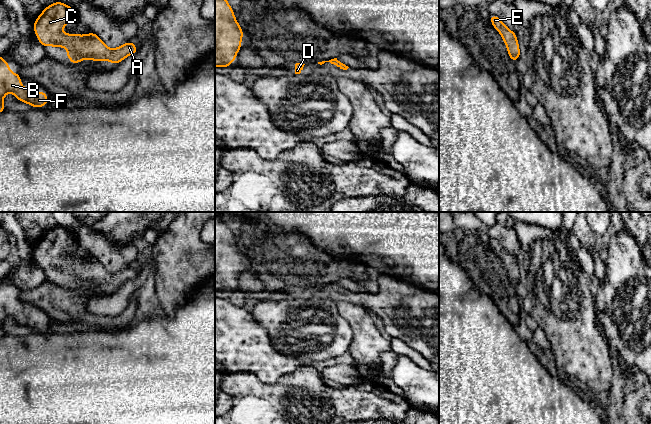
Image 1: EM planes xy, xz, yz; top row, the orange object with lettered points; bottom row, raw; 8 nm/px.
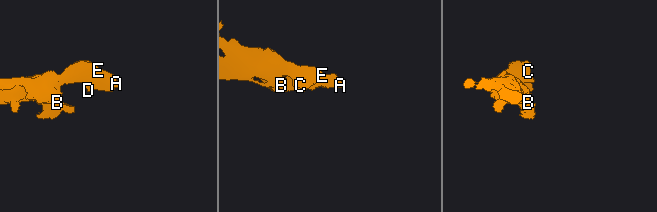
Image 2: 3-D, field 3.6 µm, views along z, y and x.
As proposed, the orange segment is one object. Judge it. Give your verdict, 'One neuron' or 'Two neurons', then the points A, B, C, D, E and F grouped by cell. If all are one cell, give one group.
One neuron. Groups: A B C D E F

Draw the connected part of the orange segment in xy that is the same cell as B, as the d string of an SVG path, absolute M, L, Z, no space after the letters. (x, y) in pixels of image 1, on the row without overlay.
M0 280L0 337L5 334L3 322L9 316L13 317L18 324L35 332L48 329L47 317L33 316L30 312L22 311L19 297L12 297L9 294L9 287Z

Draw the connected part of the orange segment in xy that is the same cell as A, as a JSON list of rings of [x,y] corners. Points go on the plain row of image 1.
[[[59,225],[45,231],[34,246],[34,256],[42,270],[66,271],[67,281],[72,288],[84,283],[96,286],[106,284],[119,288],[124,282],[133,279],[138,272],[133,266],[110,273],[95,258],[64,258],[62,252],[75,242],[76,234]]]

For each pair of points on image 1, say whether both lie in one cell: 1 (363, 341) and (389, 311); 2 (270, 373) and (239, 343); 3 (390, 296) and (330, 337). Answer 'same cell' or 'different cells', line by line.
1: different cells
2: same cell
3: different cells

